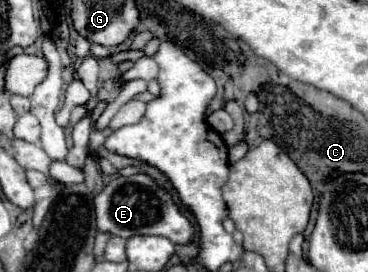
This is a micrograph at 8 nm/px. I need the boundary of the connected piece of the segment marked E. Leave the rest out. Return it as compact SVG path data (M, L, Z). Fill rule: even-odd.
M139 173L131 177L117 177L95 199L97 231L117 235L123 239L135 235L161 235L173 243L189 243L193 237L193 225L173 203L173 197L163 191L151 177Z

